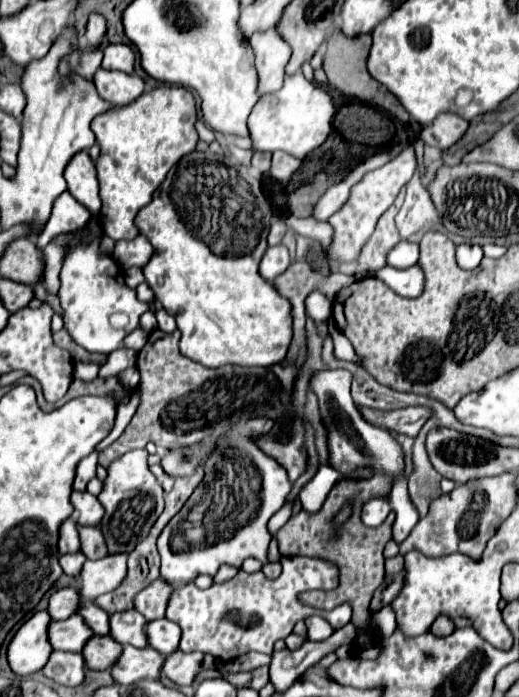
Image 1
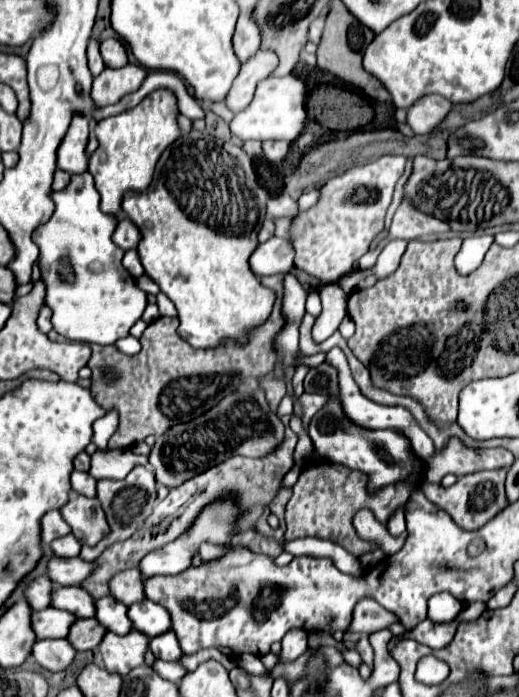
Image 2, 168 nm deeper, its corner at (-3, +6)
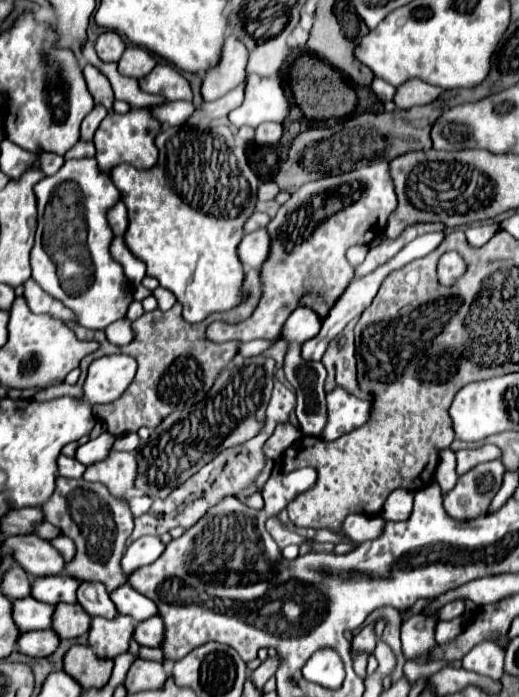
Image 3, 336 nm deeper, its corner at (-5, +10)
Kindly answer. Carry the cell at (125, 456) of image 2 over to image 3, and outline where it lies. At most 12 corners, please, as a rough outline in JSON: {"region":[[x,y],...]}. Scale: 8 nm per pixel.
{"region":[[105,431],[79,445],[75,459],[87,467],[103,461],[115,437]]}

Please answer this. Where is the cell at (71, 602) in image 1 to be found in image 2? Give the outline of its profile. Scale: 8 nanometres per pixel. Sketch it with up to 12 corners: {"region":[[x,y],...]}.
{"region":[[37,577],[25,591],[35,611],[51,605],[53,583]]}

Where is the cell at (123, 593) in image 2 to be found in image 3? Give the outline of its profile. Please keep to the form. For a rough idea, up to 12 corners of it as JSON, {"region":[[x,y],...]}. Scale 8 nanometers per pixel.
{"region":[[57,477],[45,521],[73,539],[67,575],[127,583],[127,501],[85,479]]}

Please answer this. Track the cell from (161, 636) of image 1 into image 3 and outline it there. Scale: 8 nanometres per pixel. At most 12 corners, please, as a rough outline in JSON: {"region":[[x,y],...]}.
{"region":[[131,585],[111,591],[117,611],[145,621],[157,605]]}

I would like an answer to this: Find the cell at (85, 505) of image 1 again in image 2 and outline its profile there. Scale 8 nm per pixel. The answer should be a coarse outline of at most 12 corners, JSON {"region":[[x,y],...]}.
{"region":[[73,471],[71,487],[83,497],[97,495],[97,481],[89,473]]}

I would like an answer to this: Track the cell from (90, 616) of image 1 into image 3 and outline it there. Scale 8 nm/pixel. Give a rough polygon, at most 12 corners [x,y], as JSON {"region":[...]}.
{"region":[[47,575],[31,581],[37,601],[77,603],[79,579]]}

